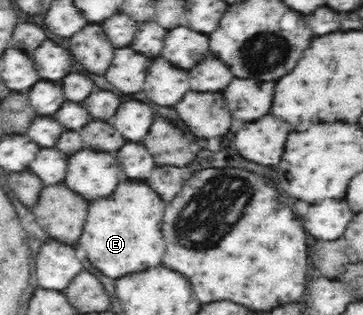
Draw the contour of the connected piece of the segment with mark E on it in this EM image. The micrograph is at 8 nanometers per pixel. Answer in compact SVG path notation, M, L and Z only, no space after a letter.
M120 183L116 193L106 199L92 201L88 219L80 237L80 247L86 251L90 263L106 277L118 279L148 267L156 267L164 257L164 235L160 231L164 201L142 183Z

